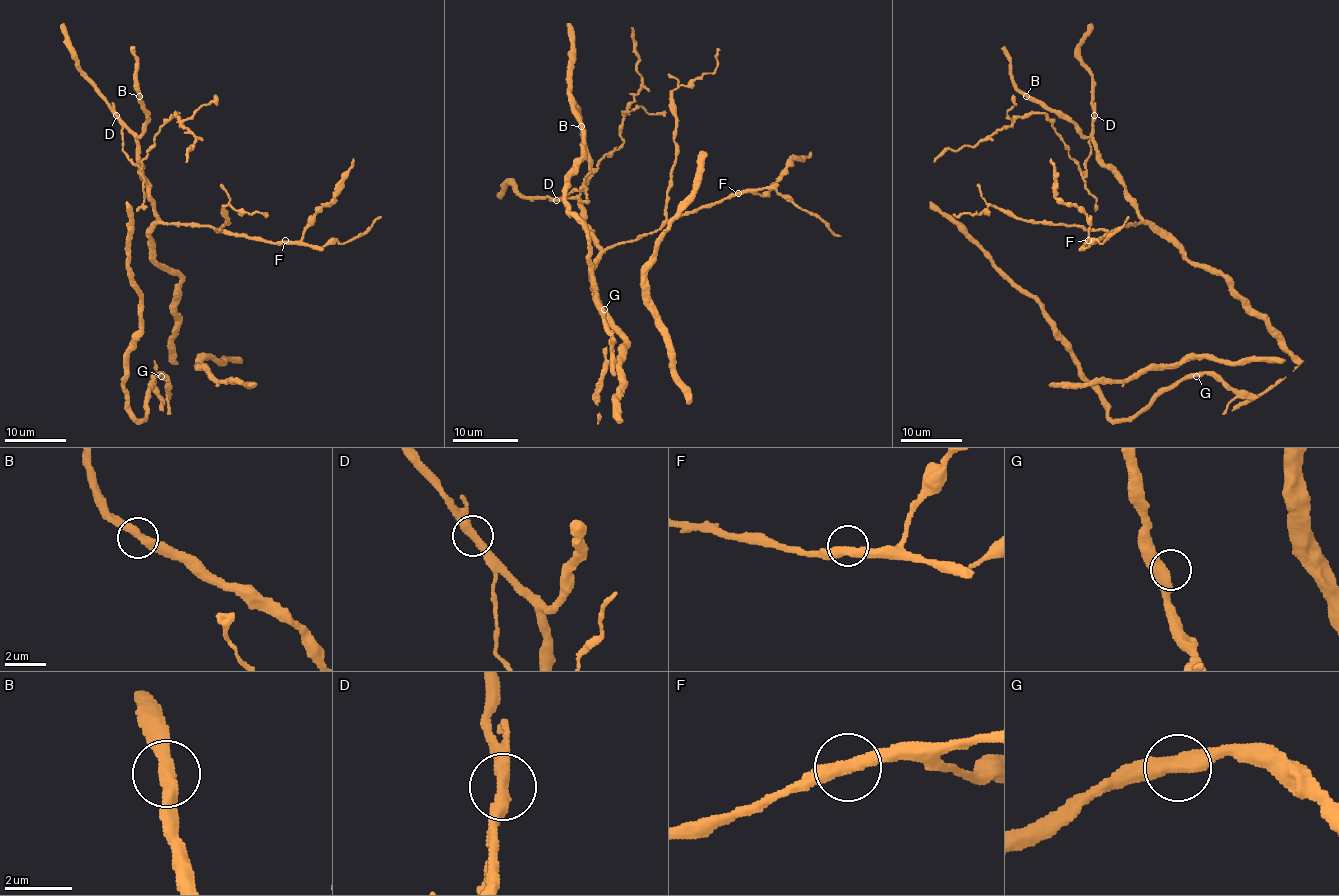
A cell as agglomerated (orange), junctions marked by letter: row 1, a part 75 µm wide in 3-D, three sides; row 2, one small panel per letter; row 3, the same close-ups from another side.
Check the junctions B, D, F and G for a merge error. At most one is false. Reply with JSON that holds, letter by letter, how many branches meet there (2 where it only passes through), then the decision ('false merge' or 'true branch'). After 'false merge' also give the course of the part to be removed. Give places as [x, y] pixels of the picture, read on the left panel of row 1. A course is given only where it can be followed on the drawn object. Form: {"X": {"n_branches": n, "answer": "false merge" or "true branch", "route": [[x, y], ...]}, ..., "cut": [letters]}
{"B": {"n_branches": 2, "answer": "true branch"}, "D": {"n_branches": 2, "answer": "false merge", "route": [[116, 114], [122, 151], [139, 173], [154, 134], [178, 113], [194, 136], [185, 162]]}, "F": {"n_branches": 2, "answer": "true branch"}, "G": {"n_branches": 2, "answer": "true branch"}, "cut": ["D"]}

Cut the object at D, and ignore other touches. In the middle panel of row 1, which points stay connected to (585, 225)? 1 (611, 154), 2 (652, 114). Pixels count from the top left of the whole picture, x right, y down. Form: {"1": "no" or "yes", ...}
{"1": "no", "2": "no"}

